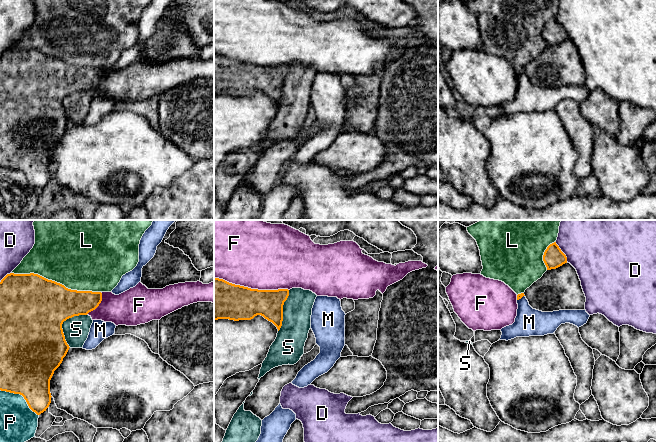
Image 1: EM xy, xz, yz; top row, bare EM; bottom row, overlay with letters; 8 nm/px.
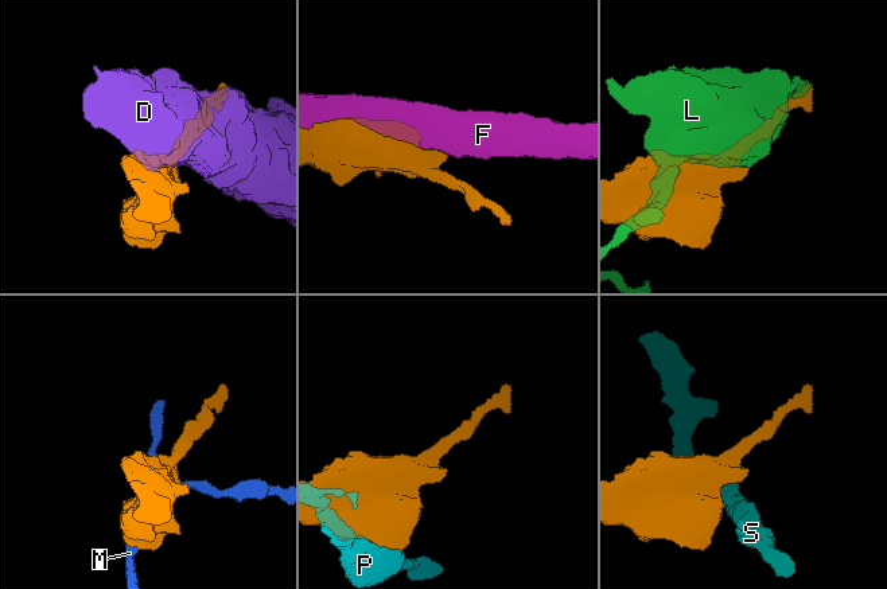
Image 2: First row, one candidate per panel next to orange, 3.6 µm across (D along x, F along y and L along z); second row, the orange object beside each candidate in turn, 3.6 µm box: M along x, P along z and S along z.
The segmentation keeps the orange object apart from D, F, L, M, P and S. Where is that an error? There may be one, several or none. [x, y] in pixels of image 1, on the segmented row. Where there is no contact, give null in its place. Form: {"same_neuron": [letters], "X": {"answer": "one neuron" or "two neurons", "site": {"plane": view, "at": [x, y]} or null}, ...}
{"same_neuron": [], "D": {"answer": "two neurons", "site": {"plane": "yz", "at": [562, 252]}}, "F": {"answer": "two neurons", "site": {"plane": "xz", "at": [250, 288]}}, "L": {"answer": "two neurons", "site": {"plane": "xy", "at": [56, 282]}}, "M": {"answer": "two neurons", "site": {"plane": "yz", "at": [520, 298]}}, "P": {"answer": "two neurons", "site": {"plane": "xy", "at": [21, 394]}}, "S": {"answer": "two neurons", "site": {"plane": "xy", "at": [62, 323]}}}

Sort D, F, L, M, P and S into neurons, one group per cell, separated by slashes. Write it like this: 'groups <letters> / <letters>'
groups D / F / L / M / P / S

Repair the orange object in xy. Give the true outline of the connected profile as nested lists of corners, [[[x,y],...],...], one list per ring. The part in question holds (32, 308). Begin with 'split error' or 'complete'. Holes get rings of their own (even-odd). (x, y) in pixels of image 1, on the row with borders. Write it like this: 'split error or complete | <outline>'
complete | [[[34,273],[7,274],[0,282],[0,390],[22,395],[37,415],[46,411],[52,397],[50,380],[70,348],[62,324],[74,316],[87,315],[101,301],[101,292],[71,290]]]

